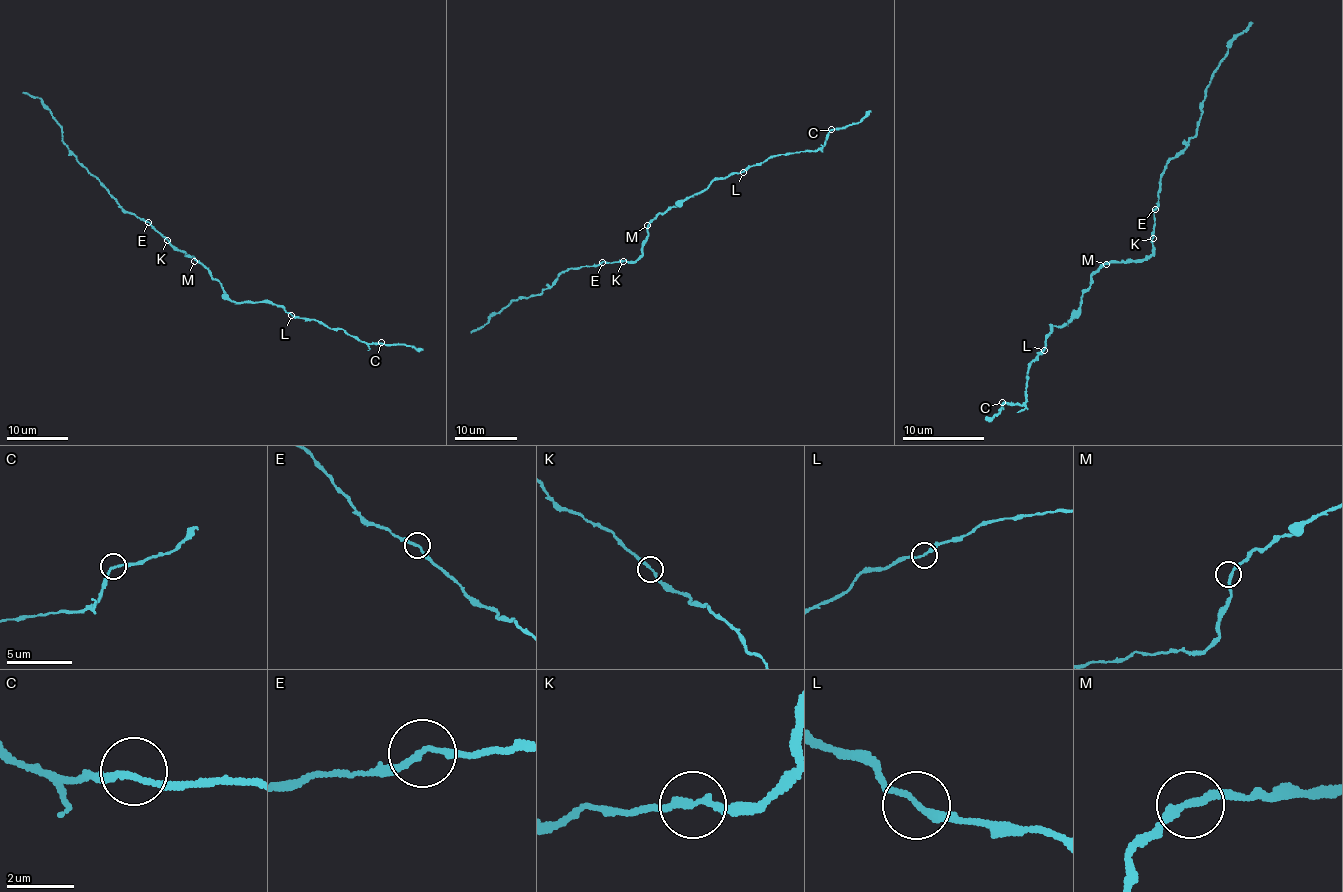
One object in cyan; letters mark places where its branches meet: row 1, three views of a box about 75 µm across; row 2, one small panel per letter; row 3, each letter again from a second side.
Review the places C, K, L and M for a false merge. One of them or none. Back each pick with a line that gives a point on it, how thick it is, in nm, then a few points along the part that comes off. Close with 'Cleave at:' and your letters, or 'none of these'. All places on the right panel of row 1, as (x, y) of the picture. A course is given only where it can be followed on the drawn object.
Cleave at: none of these

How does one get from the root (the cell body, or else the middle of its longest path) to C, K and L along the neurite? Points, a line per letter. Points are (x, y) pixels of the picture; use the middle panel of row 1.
C: (648, 224), (658, 213), (686, 197), (705, 191), (715, 179), (739, 173), (780, 154), (817, 150), (831, 129)
K: (648, 224), (648, 238), (642, 254), (634, 261), (623, 261)
L: (648, 224), (658, 213), (686, 197), (705, 191), (715, 179), (743, 172)

